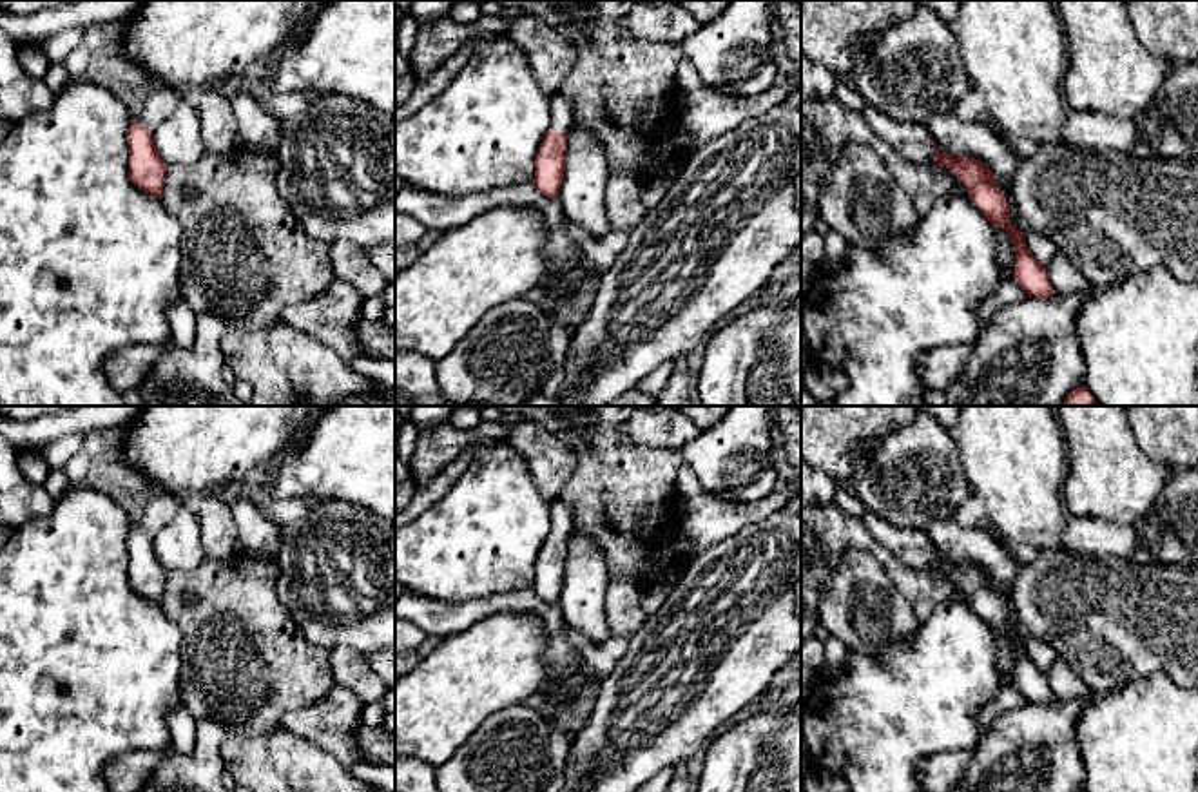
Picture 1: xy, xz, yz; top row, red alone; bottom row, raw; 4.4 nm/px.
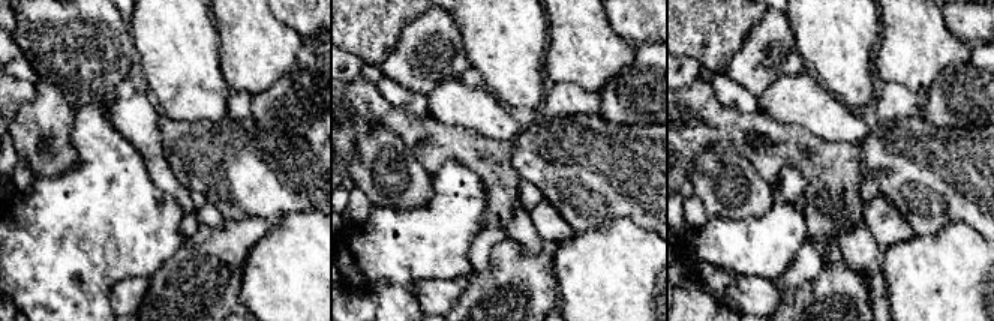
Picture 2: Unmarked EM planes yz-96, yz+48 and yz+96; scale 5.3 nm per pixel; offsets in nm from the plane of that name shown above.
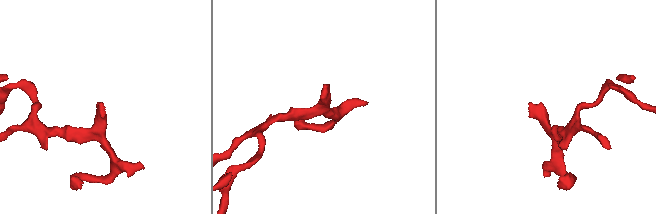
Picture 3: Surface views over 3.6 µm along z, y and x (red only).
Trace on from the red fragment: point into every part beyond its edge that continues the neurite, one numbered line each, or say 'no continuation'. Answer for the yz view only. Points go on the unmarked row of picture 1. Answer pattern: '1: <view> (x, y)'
1: yz (910, 546)

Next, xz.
1: xz (560, 517)

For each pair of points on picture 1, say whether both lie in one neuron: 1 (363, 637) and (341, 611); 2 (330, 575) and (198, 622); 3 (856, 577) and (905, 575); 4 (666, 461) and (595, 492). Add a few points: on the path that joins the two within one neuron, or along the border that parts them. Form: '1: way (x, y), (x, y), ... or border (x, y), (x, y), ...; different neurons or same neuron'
1: way (361, 631), (347, 617); same neuron
2: border (270, 559), (278, 566), (278, 600), (301, 629); different neurons
3: border (858, 548), (865, 550), (887, 571), (914, 611); different neurons
4: way (647, 477), (629, 492), (613, 492); same neuron

